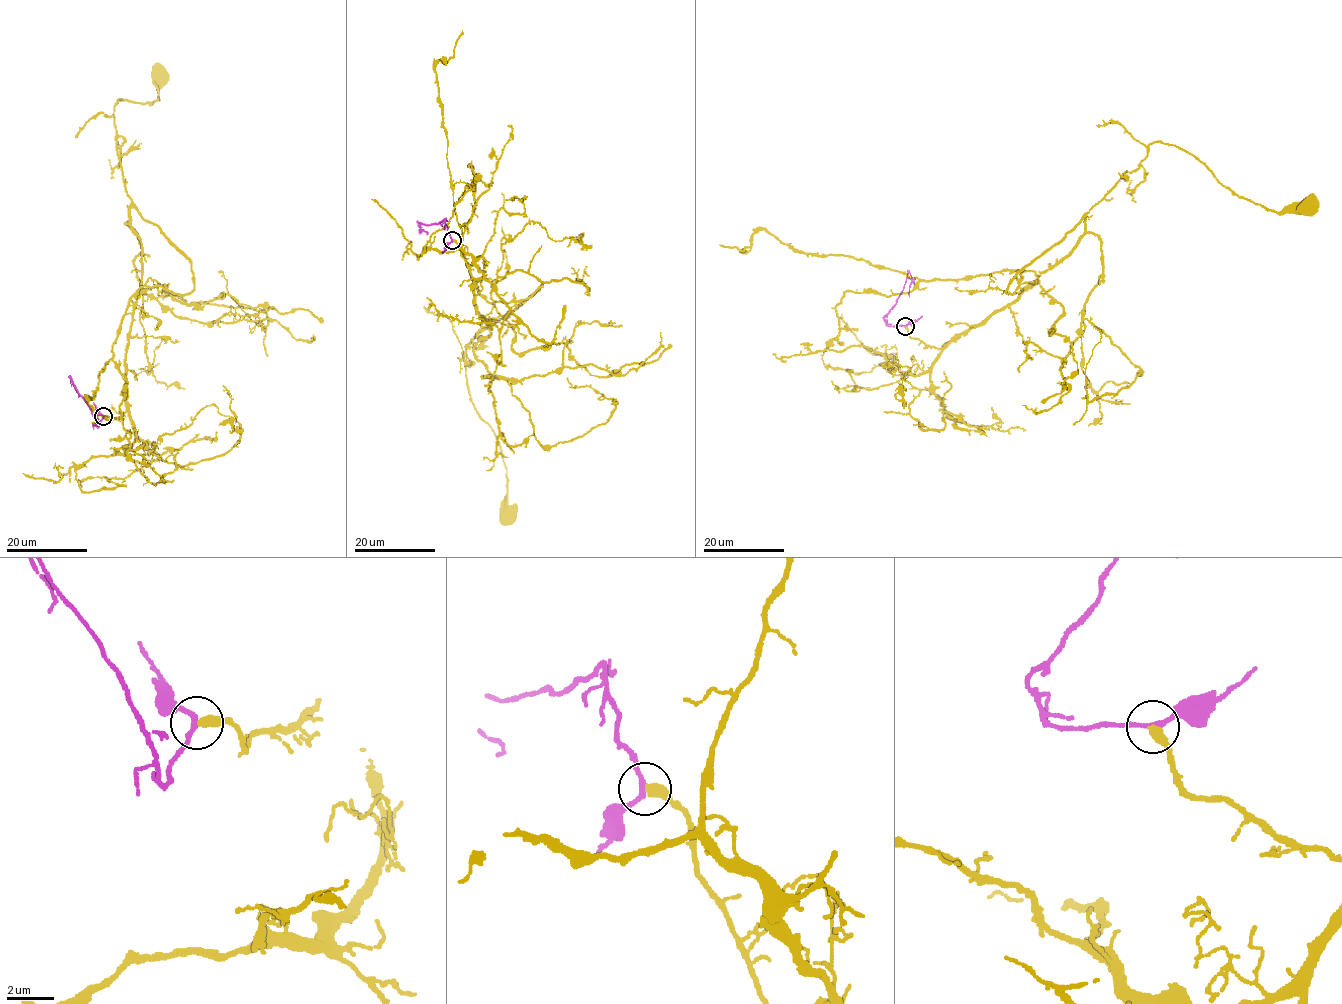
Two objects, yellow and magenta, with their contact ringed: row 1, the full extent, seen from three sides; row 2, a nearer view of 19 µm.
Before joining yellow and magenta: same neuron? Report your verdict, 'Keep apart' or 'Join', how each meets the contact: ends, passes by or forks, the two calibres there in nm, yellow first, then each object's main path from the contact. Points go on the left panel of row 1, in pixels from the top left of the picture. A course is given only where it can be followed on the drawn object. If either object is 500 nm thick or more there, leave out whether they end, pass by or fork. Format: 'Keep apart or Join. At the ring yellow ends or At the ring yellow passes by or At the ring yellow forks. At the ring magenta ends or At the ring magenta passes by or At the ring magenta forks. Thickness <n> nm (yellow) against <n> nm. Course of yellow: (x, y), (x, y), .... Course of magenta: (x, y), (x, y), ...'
Join. At the ring yellow ends. At the ring magenta passes by. Thickness 400 nm (yellow) against 180 nm. Course of yellow: (104, 416), (126, 410), (126, 345), (141, 282), (114, 109), (122, 98), (158, 100), (161, 75). Course of magenta: (104, 416), (96, 426), (73, 382), (78, 397)

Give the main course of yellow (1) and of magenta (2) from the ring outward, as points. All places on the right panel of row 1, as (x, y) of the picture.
1: (905, 326), (939, 349), (1015, 299), (1072, 250), (1084, 215), (1153, 142), (1197, 157), (1258, 205), (1310, 207)
2: (905, 326), (888, 326), (884, 318), (896, 303), (907, 278), (911, 281), (909, 297)

